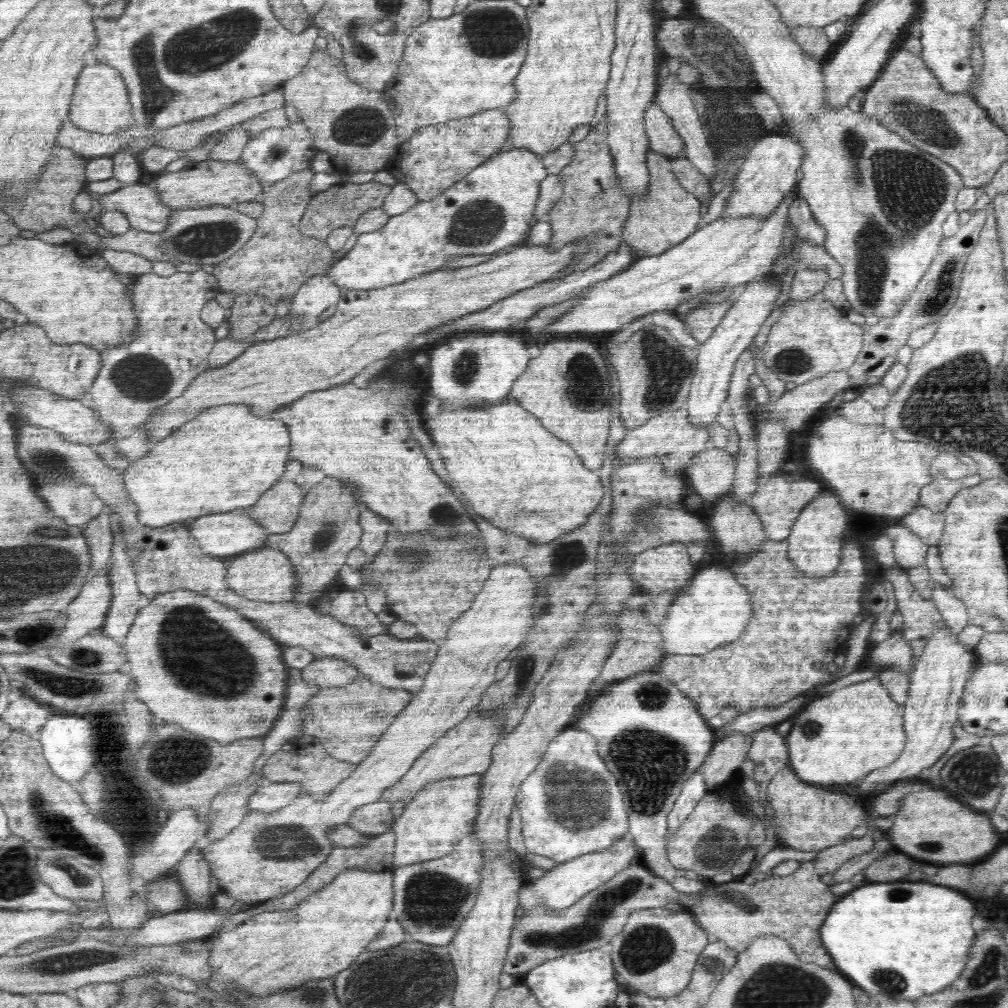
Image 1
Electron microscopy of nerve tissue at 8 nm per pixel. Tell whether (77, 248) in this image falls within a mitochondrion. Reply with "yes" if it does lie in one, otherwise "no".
no

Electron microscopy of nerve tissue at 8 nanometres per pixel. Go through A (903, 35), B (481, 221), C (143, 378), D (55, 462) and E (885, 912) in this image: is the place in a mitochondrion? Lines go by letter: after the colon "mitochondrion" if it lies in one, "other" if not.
A: other
B: mitochondrion
C: mitochondrion
D: mitochondrion
E: other

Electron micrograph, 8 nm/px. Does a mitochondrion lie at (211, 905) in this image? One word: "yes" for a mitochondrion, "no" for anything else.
no

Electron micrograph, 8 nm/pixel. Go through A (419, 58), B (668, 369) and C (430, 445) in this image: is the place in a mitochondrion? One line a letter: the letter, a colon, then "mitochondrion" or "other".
A: other
B: mitochondrion
C: other

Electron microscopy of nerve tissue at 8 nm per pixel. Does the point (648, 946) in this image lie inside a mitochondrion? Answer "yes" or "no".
yes

